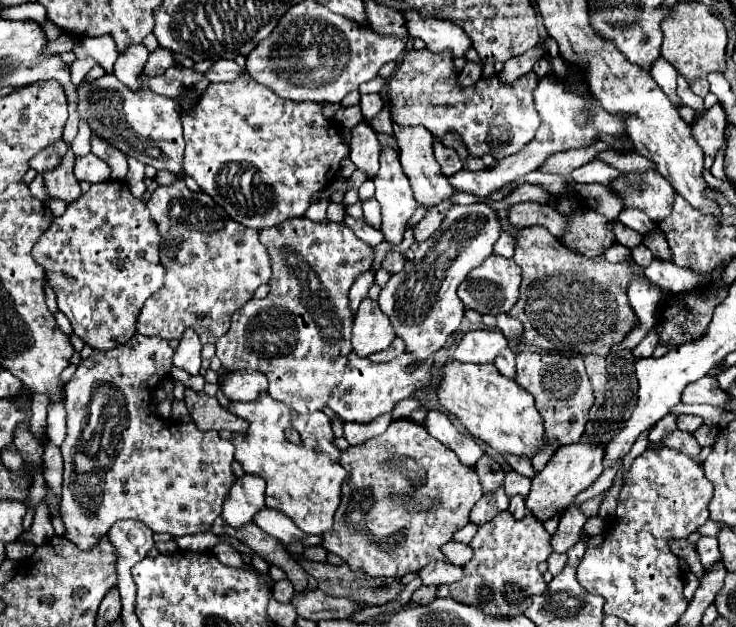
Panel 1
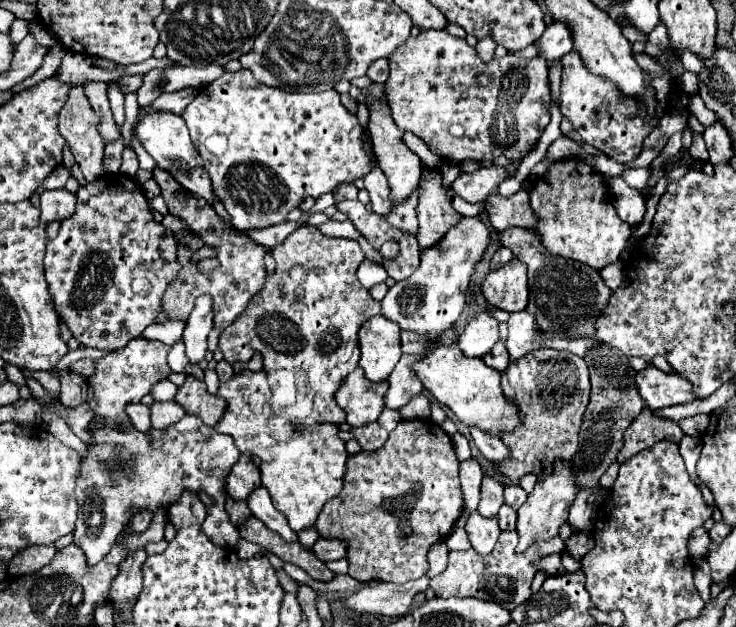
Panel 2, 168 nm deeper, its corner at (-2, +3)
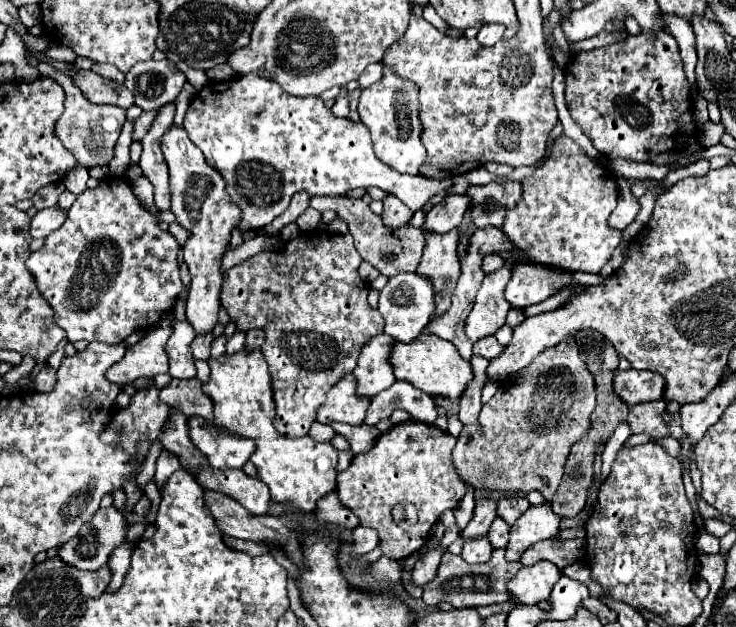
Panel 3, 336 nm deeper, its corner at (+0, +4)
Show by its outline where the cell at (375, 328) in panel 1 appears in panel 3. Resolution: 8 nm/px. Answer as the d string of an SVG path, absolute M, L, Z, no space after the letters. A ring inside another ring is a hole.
M385 333L381 337L369 339L369 343L365 343L365 347L359 355L359 363L353 371L353 375L357 379L357 397L371 399L395 383L393 367L387 359L391 345L393 345L393 341Z

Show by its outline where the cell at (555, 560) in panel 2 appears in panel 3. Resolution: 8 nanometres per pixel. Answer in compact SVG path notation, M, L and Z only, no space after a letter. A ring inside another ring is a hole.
M539 561L537 565L531 567L521 567L519 573L509 579L507 591L509 599L515 605L533 605L537 601L549 599L553 585L561 577L561 571L549 563L549 561Z

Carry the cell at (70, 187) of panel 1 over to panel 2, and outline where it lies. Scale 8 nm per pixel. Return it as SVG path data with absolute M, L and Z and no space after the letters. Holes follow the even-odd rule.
M67 188L57 190L43 190L41 198L41 220L53 222L53 220L65 220L75 212L77 206L77 194L69 192Z

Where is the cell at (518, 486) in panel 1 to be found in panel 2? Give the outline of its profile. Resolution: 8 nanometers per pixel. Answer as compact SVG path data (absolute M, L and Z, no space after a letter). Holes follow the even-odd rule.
M517 484L517 486L505 486L505 504L511 504L515 510L527 500L527 492Z

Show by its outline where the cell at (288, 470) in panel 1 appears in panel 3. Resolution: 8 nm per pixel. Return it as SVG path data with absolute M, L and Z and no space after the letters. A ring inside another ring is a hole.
M241 349L235 355L223 353L219 359L209 357L207 363L211 367L211 375L209 375L209 381L203 383L203 391L205 391L207 397L211 397L213 407L215 407L215 421L213 423L217 427L225 427L231 433L251 437L255 441L257 449L251 455L251 463L257 467L259 479L263 483L267 483L267 487L271 491L271 499L275 503L293 503L295 507L299 507L303 511L313 511L317 501L335 489L337 449L333 449L331 443L317 443L309 435L299 437L299 439L287 439L287 437L277 433L277 429L273 427L275 401L273 401L273 391L271 391L271 385L269 385L271 375L269 375L269 367L267 367L267 361L261 353L261 349L253 349L253 351Z

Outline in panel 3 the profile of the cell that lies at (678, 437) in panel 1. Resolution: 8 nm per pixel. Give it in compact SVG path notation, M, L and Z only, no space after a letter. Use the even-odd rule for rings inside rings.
M649 401L649 403L637 403L629 407L627 421L631 425L633 433L647 433L651 437L665 437L667 425L661 419L661 413L665 411L665 401Z

